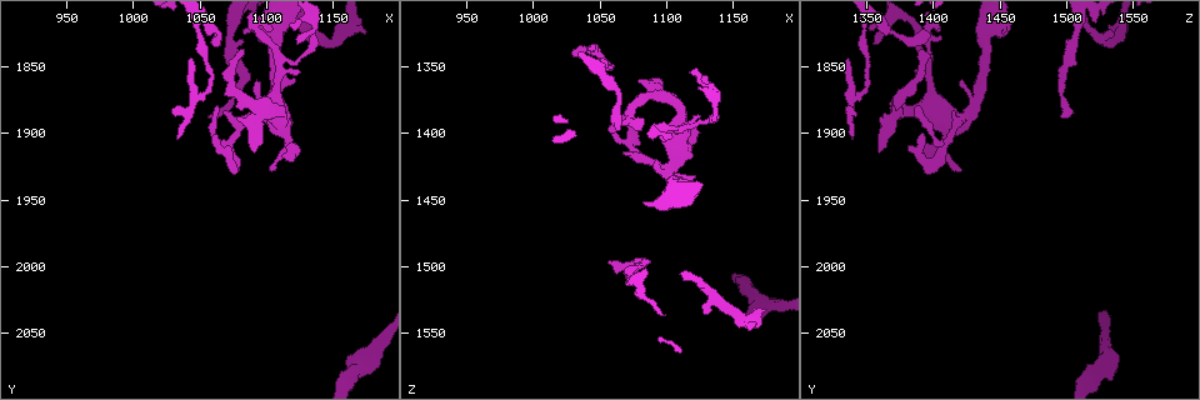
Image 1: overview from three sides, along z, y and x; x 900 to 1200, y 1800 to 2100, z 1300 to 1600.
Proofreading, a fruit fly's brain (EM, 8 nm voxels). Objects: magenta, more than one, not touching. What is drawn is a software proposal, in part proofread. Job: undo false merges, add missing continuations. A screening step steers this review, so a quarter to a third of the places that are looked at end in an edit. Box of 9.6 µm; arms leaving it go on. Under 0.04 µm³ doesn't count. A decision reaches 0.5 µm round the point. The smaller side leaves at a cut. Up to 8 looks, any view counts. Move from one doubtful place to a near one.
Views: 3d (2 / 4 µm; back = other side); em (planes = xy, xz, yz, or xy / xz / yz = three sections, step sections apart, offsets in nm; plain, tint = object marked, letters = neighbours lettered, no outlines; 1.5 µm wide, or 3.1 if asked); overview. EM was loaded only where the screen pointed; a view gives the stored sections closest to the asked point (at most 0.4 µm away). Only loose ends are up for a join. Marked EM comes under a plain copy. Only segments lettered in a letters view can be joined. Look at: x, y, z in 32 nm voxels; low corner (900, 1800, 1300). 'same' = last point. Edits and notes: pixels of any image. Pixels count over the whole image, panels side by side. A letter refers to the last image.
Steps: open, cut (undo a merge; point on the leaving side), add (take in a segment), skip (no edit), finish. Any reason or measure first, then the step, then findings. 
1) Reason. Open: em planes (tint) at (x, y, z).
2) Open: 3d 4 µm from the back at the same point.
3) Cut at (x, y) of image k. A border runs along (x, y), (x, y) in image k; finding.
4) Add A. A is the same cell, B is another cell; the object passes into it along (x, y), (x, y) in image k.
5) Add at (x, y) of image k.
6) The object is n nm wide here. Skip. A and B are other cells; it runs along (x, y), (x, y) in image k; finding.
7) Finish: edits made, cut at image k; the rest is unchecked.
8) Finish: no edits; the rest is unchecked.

Open: 3d 4 µm at (1032, 1884, 1340).

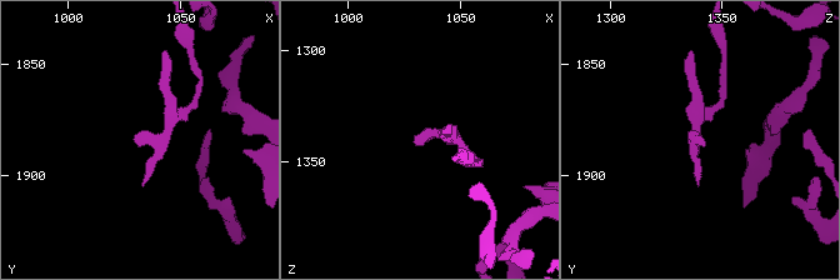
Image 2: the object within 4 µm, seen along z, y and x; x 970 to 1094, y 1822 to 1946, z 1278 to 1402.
Open: em yz step 4 (letters) at (1030, 1885, 1341).

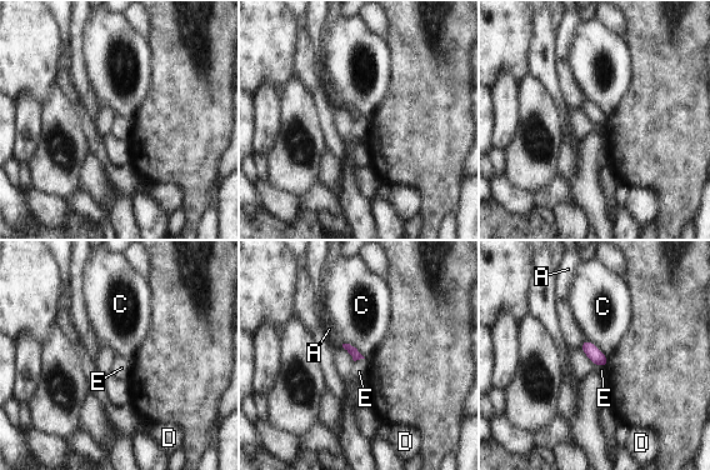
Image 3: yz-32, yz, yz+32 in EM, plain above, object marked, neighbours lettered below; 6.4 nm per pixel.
Cut it another way. Open: em planes (letters) at the same point.

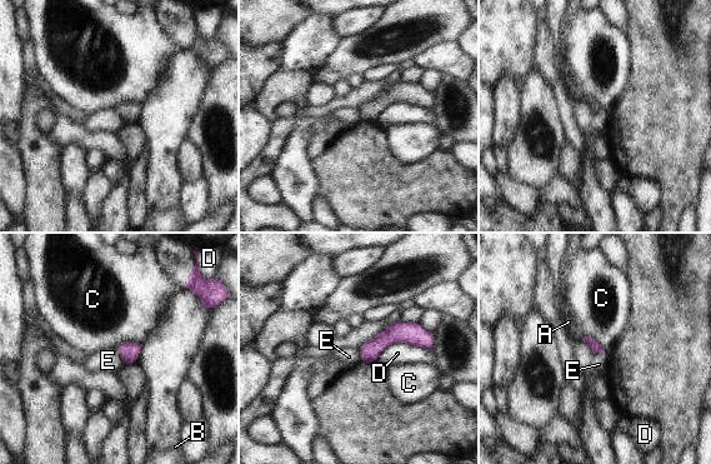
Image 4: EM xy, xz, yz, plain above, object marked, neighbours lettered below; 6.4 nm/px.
The longest contact is with D, 380 nm. Skip. A, B, C, D and E are other cells; a border runs along (114, 349), (124, 364) in image 4; none of them fits.

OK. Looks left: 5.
Open: em xz step 4 (letters) at (1056, 1888, 1494).

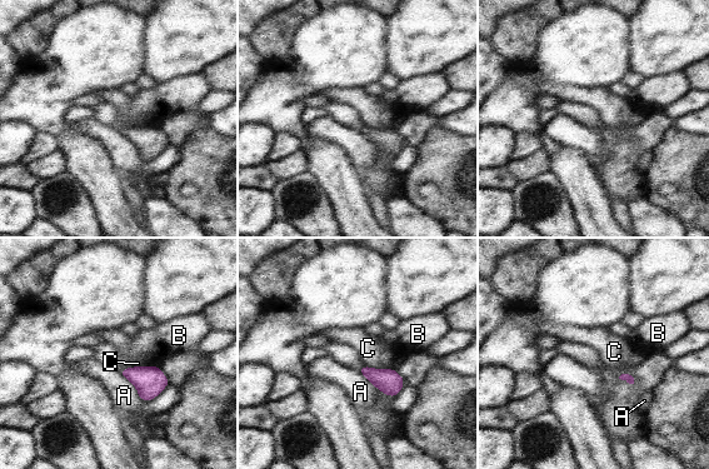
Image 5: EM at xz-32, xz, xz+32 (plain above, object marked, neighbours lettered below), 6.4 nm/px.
Skip. A, B and C are other cells; a border runs along (364, 364), (372, 368), (393, 369) in image 5; none of them fits.

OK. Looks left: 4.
Thin neck. Open: em yz step 8 (tint) at (1110, 1846, 1396).

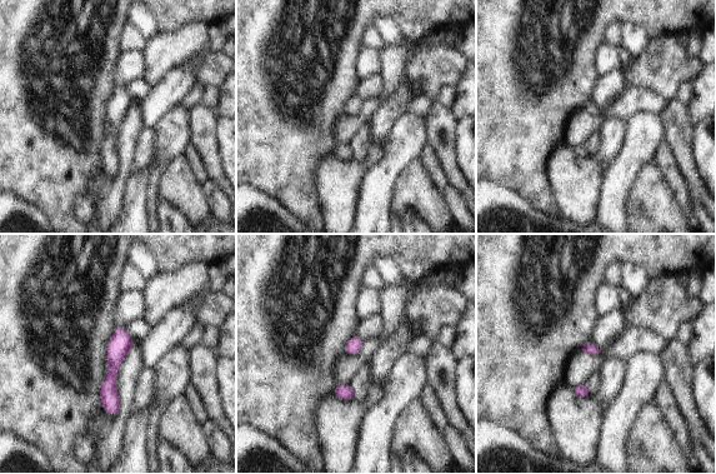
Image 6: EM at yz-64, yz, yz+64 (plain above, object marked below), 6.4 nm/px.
Open: em planes (letters) at the same point.

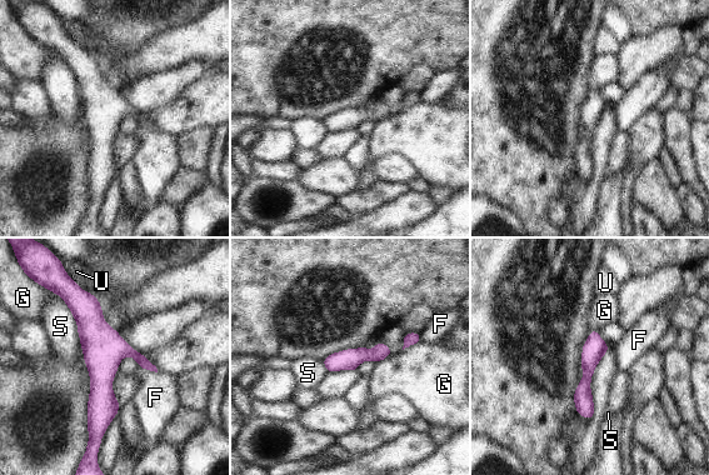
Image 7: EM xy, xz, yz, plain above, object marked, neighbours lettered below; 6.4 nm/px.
Skip. F, G, S and U are other cells; it runs along (76, 289), (100, 343), (99, 433) in image 7; all the same cell.

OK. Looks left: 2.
Finish: no edits; the rest is unchecked.

